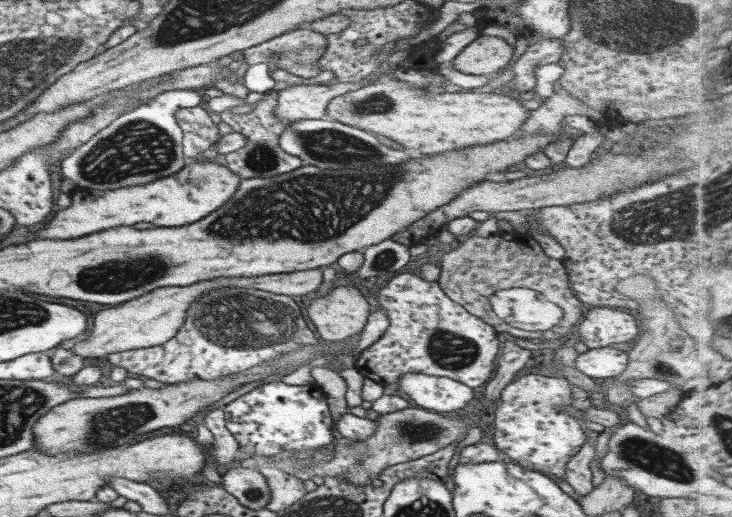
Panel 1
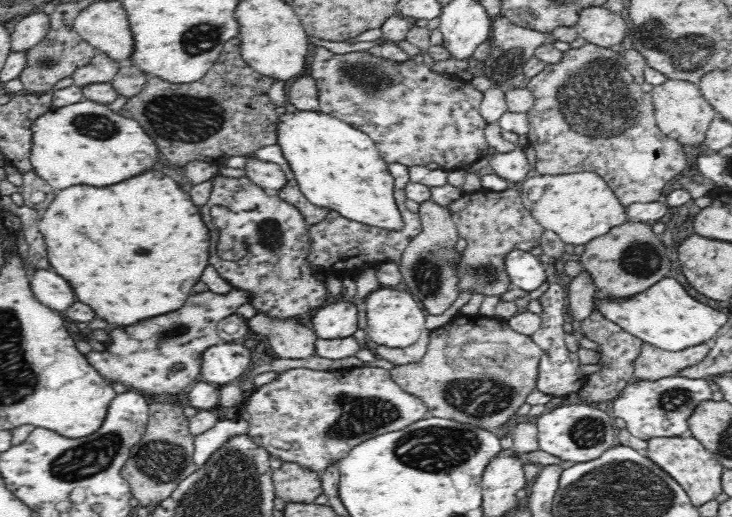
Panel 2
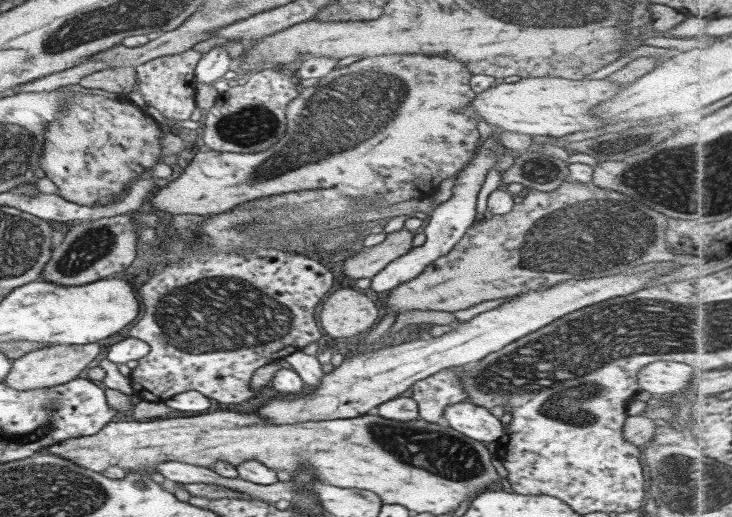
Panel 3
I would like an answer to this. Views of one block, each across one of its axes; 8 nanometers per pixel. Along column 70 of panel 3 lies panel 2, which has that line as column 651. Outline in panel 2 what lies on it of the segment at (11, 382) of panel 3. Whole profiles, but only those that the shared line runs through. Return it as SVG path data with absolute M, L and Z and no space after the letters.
M702 342L684 350L668 351L657 346L640 344L640 352L632 362L635 380L658 380L676 375L682 368L702 362L709 355L711 343Z

